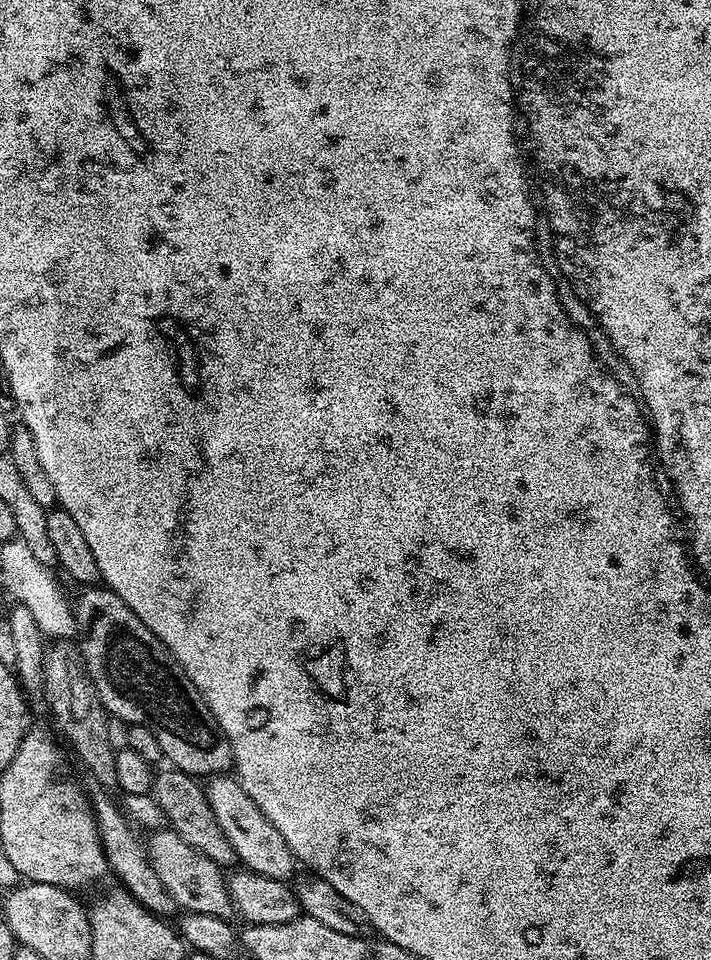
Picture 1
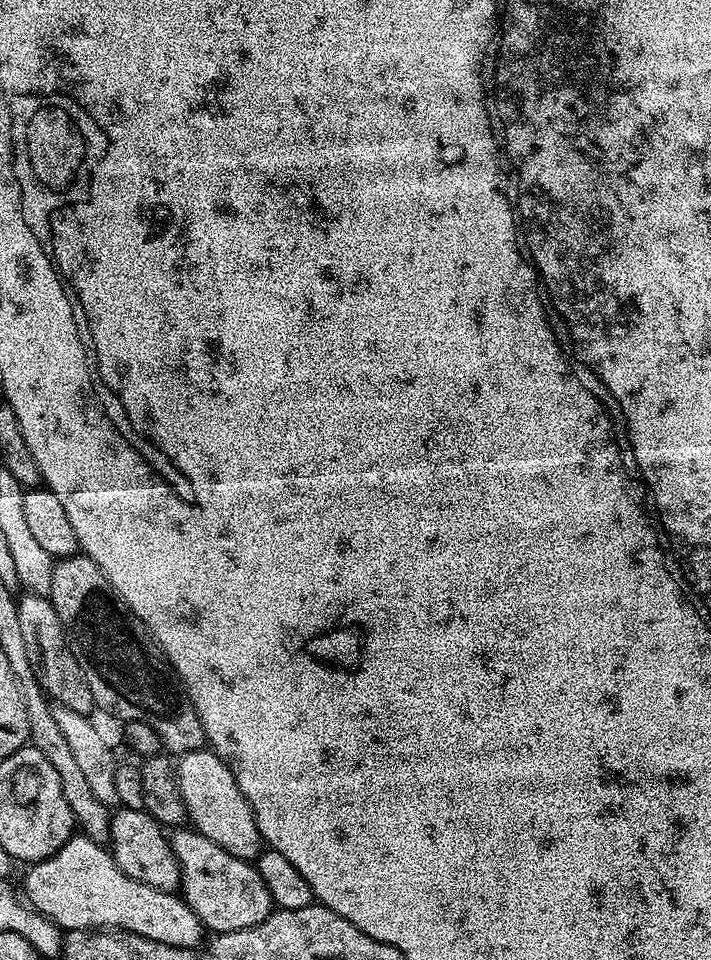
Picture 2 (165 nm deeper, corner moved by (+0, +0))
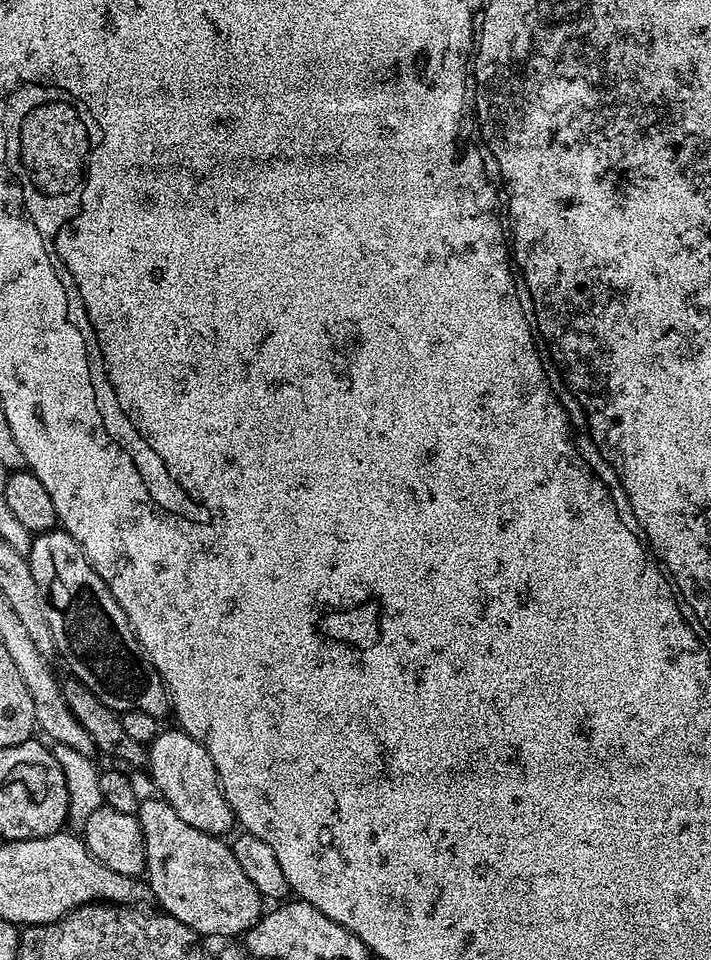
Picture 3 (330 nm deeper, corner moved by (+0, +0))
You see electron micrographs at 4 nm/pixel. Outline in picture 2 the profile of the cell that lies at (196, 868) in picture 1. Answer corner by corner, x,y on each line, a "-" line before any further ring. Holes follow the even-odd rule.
125,807
113,811
108,838
116,865
130,878
163,892
176,892
180,888
180,860
174,854
165,829
149,812

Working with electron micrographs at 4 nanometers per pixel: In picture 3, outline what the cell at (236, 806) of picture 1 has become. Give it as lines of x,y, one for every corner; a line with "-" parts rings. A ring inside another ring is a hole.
179,727
161,731
156,741
148,748
147,771
152,771
152,780
156,783
159,795
182,818
190,822
194,830
202,830
211,836
227,837
227,832
237,827
238,821
232,808
226,802
220,789
220,779
216,773
210,754
190,734
181,732

